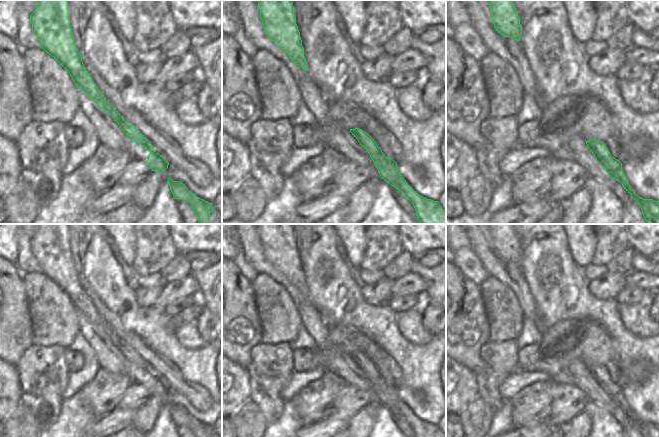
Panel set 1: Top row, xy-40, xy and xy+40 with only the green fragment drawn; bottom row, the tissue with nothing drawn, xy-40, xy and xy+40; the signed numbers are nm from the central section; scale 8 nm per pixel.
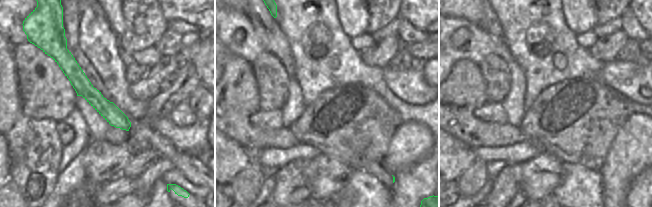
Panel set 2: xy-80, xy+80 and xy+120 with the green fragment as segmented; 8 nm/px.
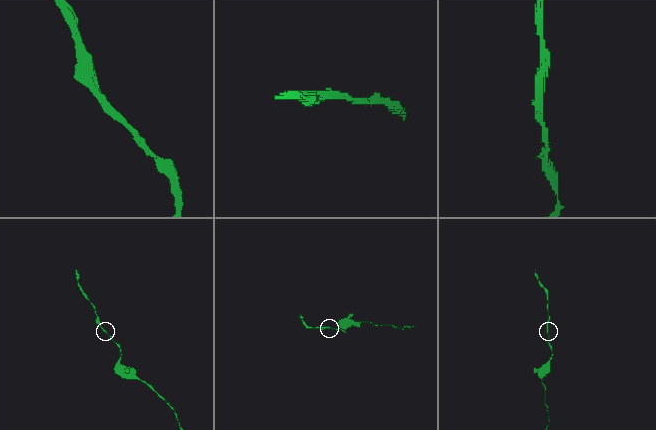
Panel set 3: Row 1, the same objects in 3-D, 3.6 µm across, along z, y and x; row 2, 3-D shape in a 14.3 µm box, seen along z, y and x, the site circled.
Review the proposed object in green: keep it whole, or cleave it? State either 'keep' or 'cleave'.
keep

